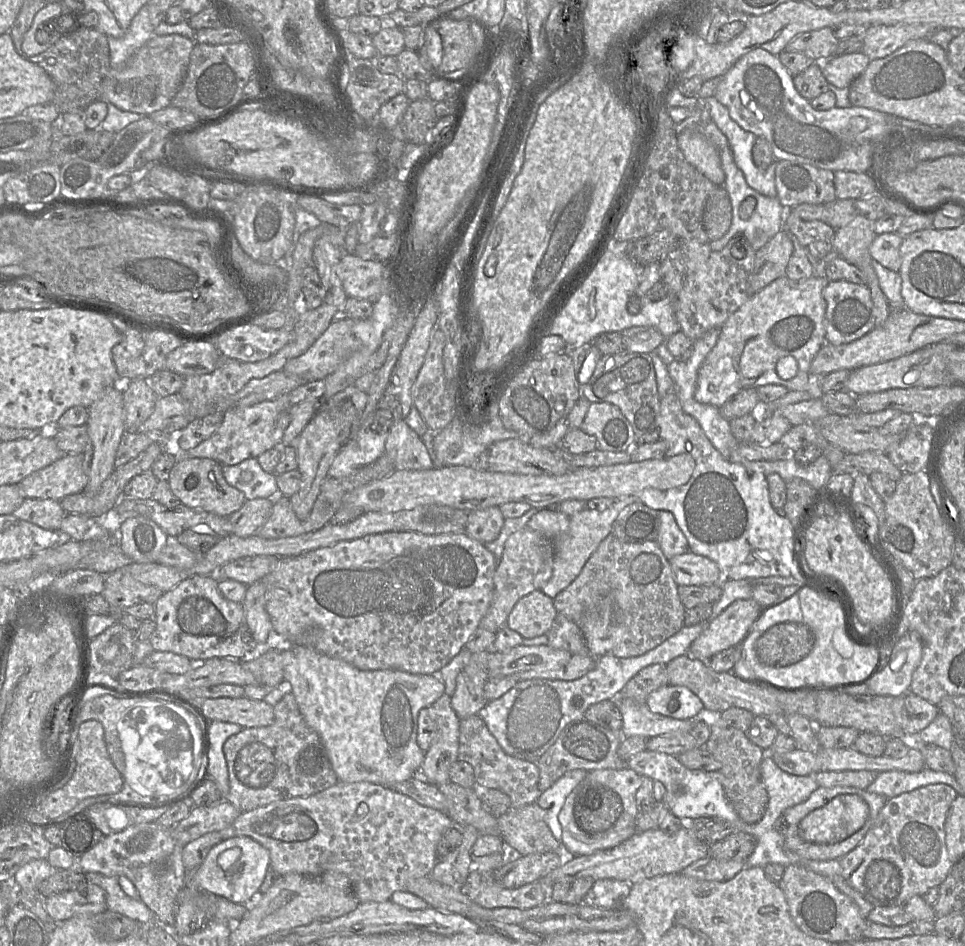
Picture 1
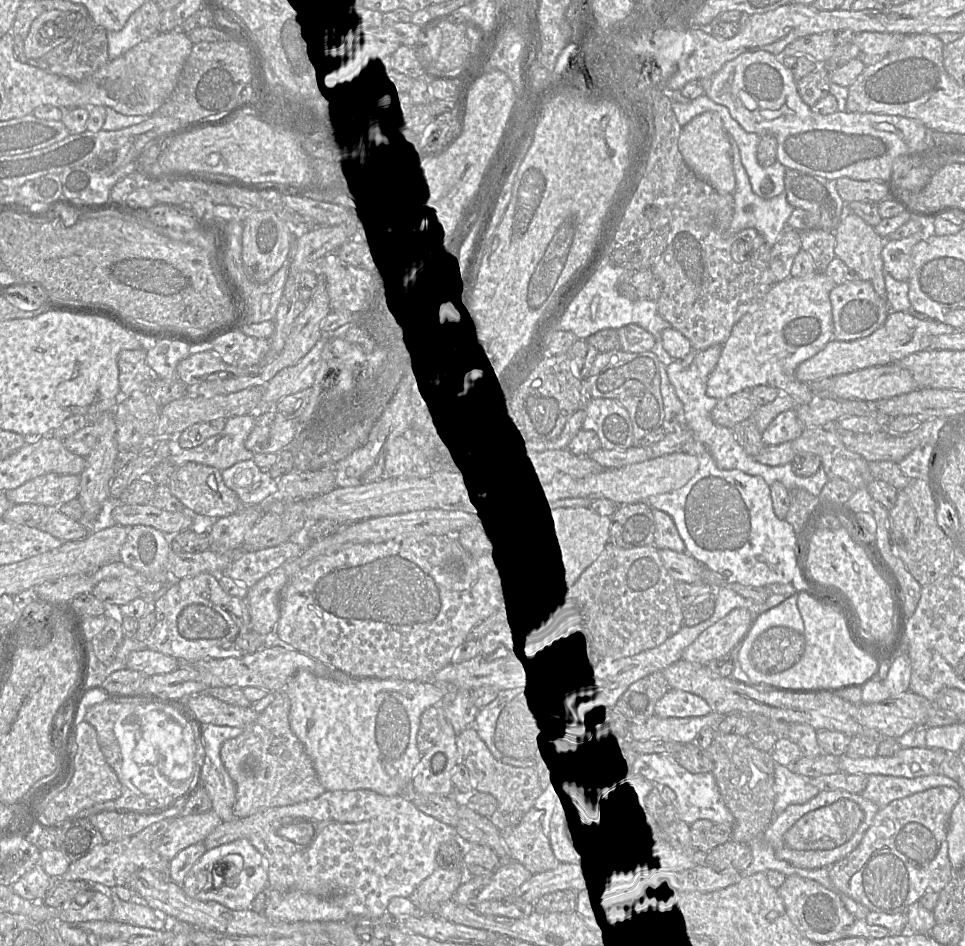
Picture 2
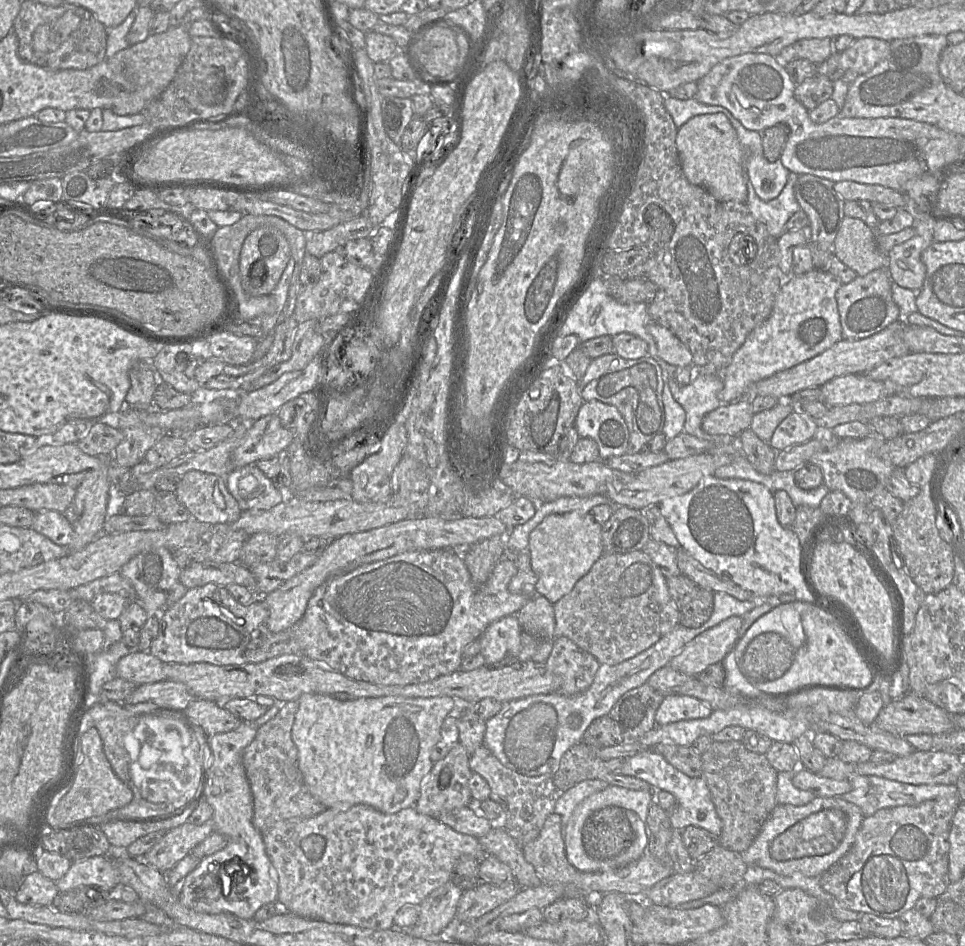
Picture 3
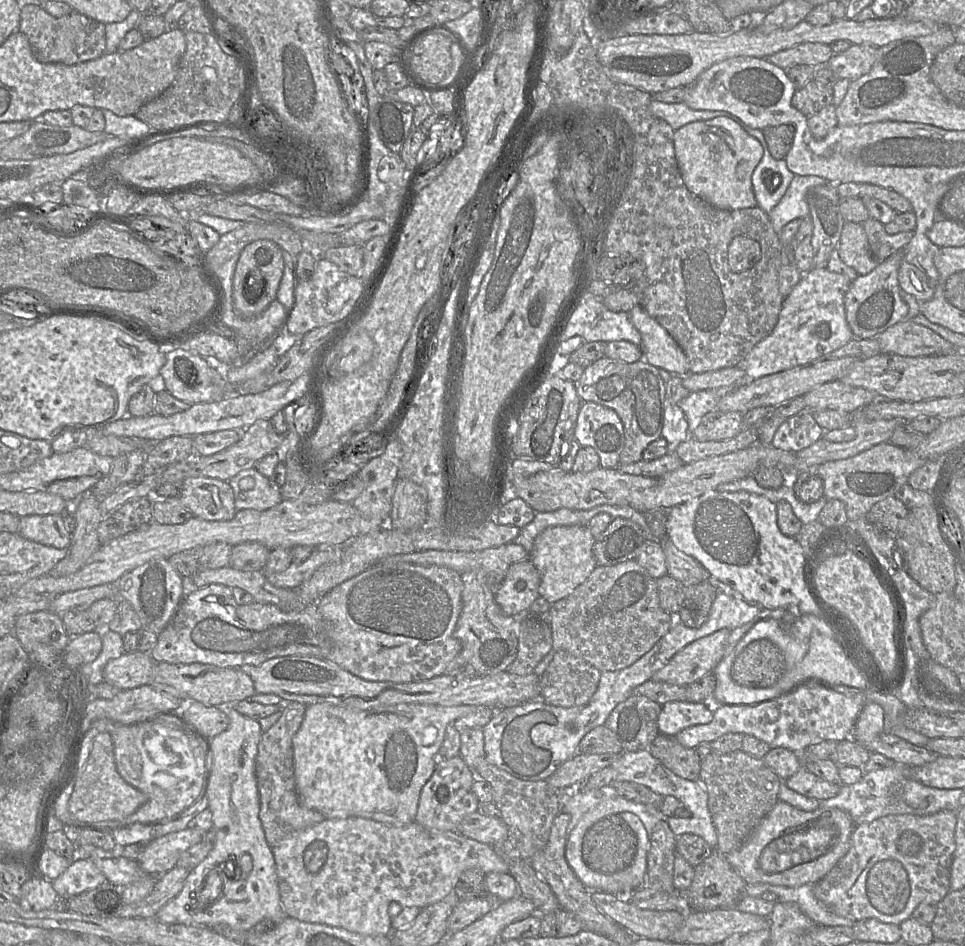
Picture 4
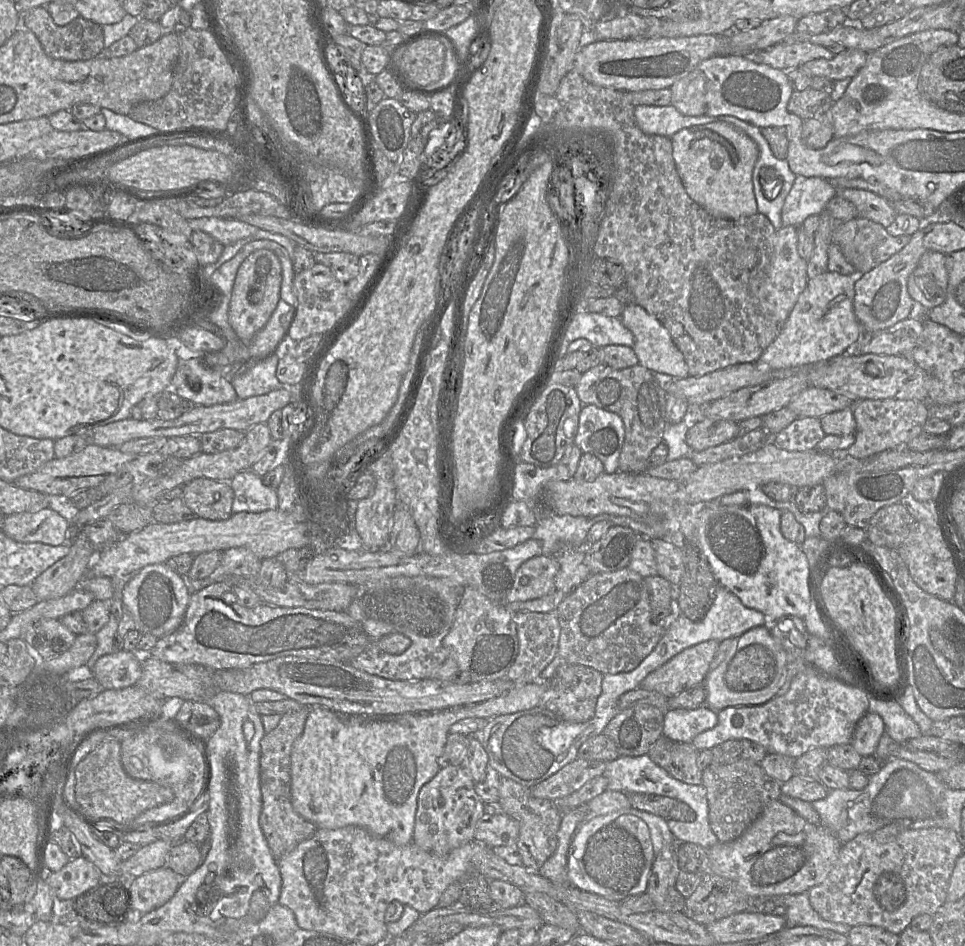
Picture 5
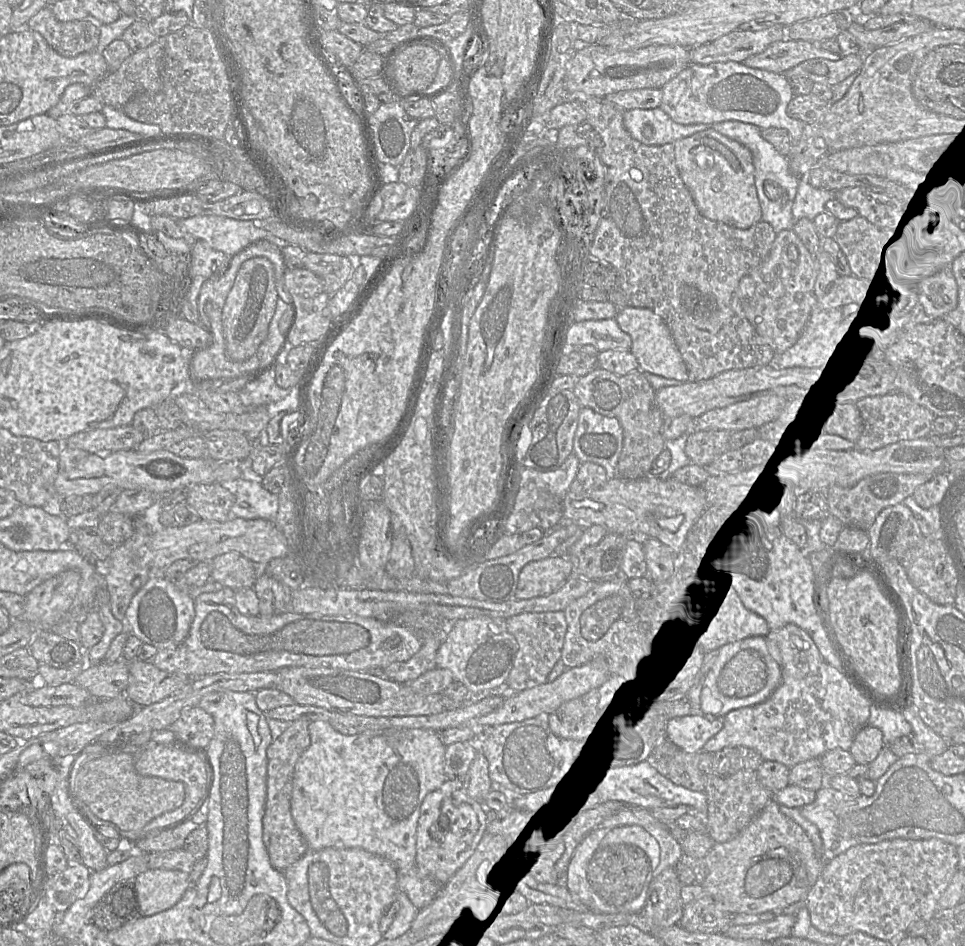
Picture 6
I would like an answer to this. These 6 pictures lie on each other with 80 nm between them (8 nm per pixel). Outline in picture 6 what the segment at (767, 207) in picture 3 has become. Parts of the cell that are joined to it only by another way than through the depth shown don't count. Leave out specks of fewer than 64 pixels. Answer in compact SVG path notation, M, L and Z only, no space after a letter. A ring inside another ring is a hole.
M801 177L792 205L794 221L801 218L812 221L825 211L825 204L832 199L835 199L835 191L814 188L807 177Z

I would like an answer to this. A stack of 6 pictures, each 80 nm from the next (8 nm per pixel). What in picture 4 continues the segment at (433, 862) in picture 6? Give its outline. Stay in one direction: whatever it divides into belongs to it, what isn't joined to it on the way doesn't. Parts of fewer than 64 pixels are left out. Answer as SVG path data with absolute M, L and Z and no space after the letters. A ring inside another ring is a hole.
M457 755L438 765L421 790L415 821L427 829L458 831L461 821L479 811L480 802L472 790L475 772Z

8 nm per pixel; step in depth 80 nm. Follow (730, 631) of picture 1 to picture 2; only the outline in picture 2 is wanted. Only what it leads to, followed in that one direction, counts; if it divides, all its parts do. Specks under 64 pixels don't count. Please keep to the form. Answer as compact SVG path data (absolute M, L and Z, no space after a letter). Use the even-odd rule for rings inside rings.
M735 608L705 629L682 654L688 662L706 665L711 660L729 655L738 639L752 624L752 610Z

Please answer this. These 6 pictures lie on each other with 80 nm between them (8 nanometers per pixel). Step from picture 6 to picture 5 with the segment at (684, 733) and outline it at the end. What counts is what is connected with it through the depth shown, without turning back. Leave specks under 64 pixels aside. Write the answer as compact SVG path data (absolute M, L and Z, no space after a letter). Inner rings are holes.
M705 704L695 709L668 709L664 713L663 735L675 741L692 743L698 734L717 725L717 712Z

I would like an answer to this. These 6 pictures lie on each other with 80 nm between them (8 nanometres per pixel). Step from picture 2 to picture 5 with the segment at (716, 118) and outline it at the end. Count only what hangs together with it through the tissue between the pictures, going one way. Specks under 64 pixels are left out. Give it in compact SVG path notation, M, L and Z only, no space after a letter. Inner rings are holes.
M717 121L681 129L671 136L671 142L676 169L687 194L709 214L738 220L758 212L752 173L759 149L742 130Z

